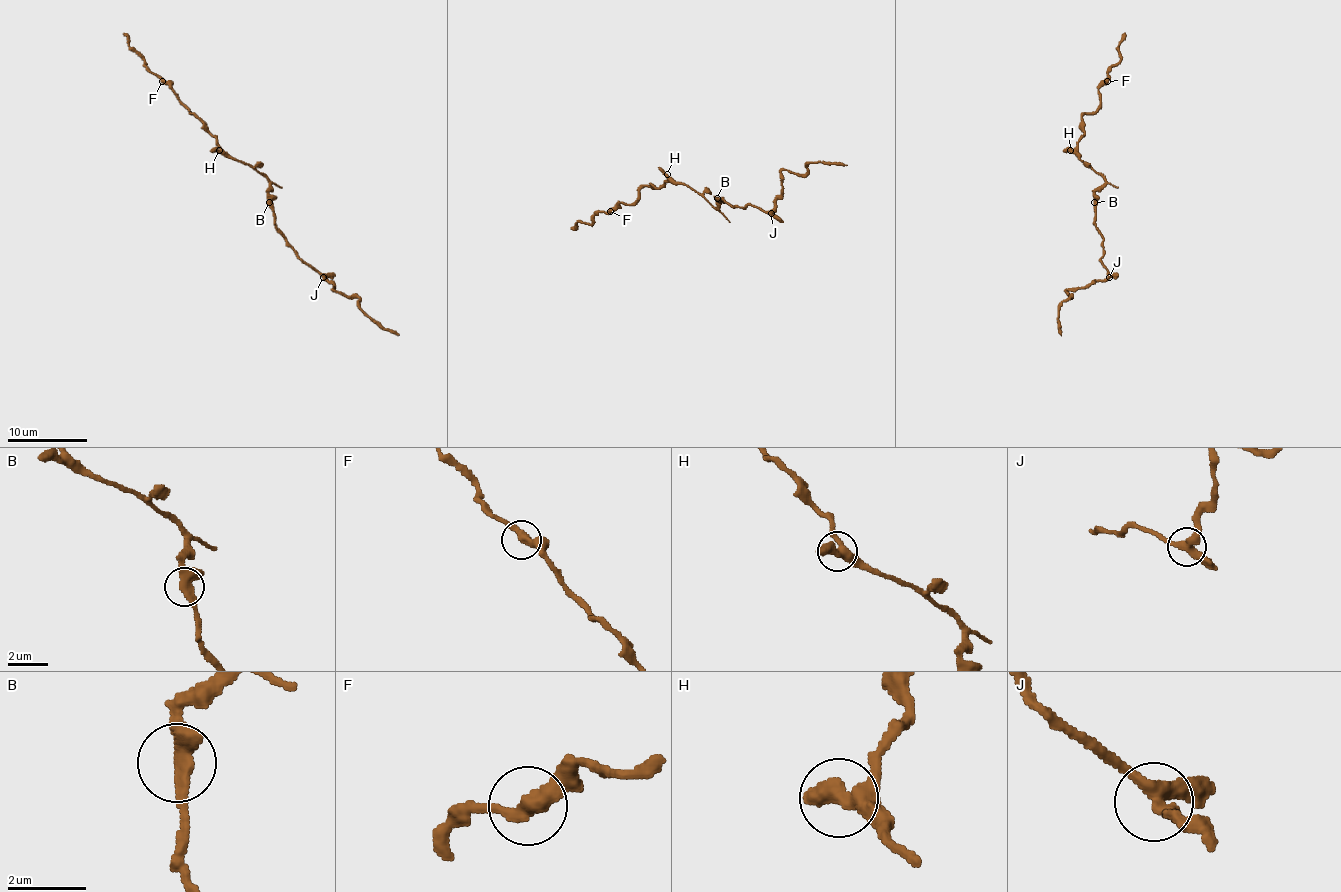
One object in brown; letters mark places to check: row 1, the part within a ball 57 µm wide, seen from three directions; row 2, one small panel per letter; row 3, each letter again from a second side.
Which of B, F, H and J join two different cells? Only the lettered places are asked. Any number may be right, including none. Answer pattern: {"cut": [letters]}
{"cut": []}

